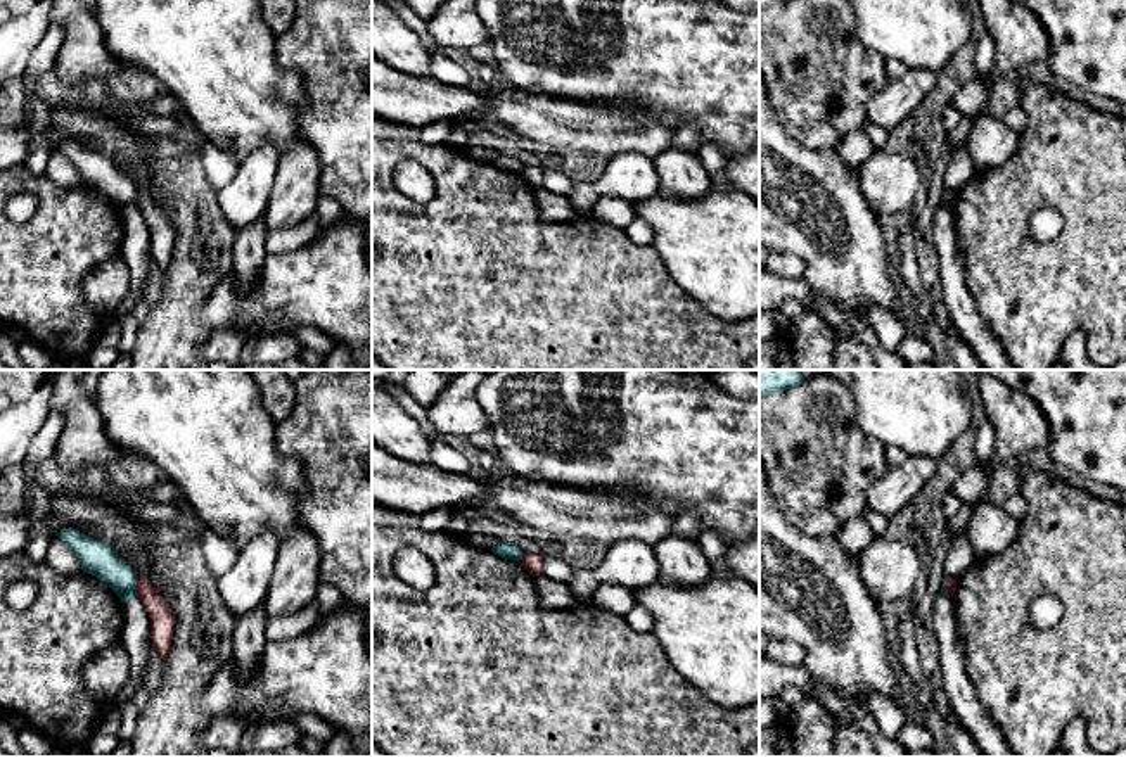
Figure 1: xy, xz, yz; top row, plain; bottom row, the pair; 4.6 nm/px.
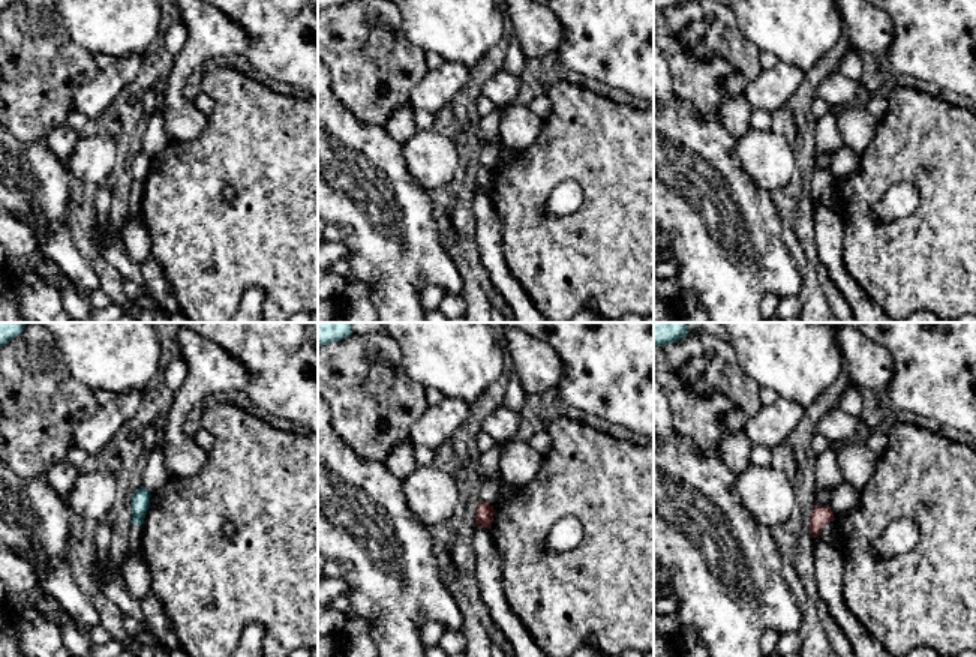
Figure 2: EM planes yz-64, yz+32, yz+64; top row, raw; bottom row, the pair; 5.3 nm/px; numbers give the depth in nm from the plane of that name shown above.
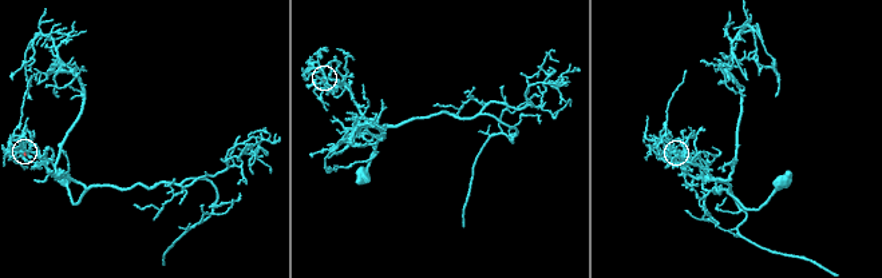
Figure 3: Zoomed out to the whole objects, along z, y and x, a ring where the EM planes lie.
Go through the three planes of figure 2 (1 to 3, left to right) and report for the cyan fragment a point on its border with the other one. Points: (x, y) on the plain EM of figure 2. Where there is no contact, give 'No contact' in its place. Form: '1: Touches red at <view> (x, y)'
1: No contact
2: No contact
3: No contact

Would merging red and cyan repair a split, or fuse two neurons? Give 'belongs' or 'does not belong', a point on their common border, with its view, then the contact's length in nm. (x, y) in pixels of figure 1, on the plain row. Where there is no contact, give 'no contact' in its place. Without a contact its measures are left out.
does not belong | xy (135, 199) | 80 nm

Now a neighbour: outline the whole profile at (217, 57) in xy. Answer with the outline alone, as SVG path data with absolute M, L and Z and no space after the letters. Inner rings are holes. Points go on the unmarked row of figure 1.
M97 0L95 19L112 55L157 78L206 142L230 147L239 162L259 145L272 143L284 156L304 140L297 123L304 80L278 64L275 33L261 16L259 0Z

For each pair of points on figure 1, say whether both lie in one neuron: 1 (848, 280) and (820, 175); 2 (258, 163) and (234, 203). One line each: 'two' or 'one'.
1: one
2: one

